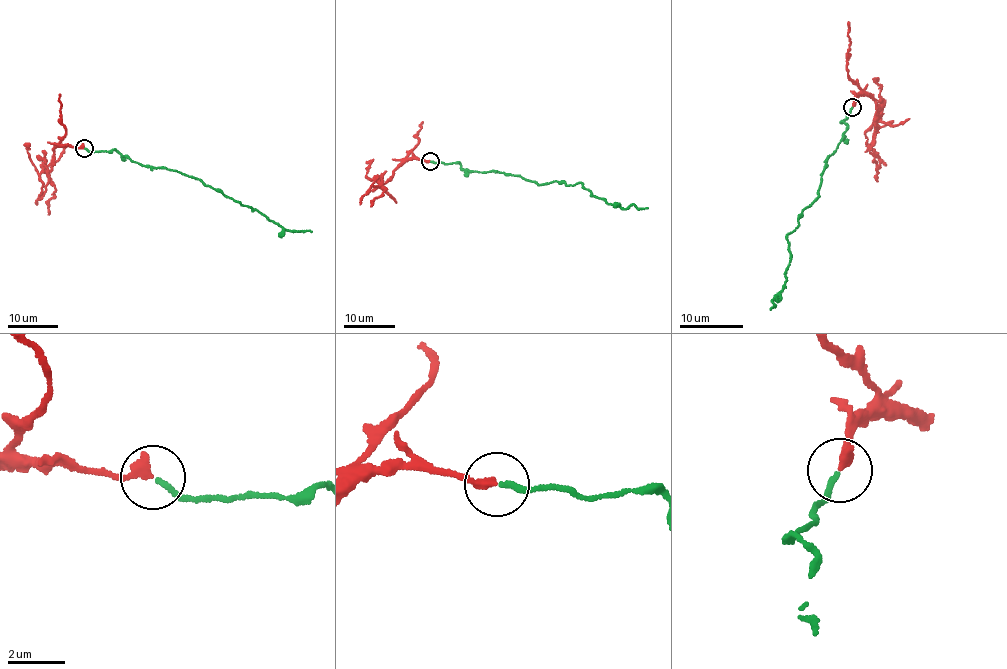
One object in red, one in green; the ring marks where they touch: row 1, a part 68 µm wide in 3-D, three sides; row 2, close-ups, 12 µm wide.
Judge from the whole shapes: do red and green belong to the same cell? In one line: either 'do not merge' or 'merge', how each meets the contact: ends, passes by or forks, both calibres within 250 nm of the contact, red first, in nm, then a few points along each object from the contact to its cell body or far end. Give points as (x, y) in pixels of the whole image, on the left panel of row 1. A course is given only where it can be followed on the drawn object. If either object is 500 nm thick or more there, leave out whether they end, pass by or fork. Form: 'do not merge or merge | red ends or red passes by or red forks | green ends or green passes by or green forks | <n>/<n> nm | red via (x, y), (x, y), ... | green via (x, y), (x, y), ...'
do not merge | red ends | green ends | 360/170 nm | red via (84, 148), (62, 144), (53, 149), (53, 165), (49, 173), (55, 192), (48, 201), (48, 214) | green via (85, 148), (94, 152), (113, 149), (139, 163), (178, 171), (220, 190), (289, 230), (312, 232)

